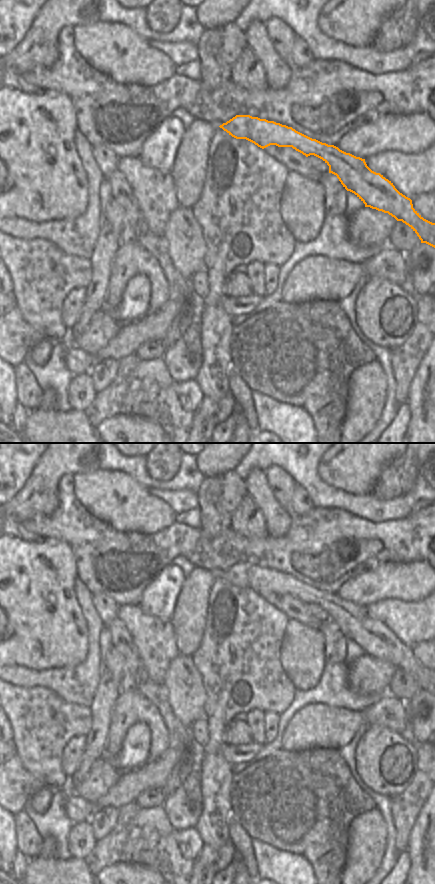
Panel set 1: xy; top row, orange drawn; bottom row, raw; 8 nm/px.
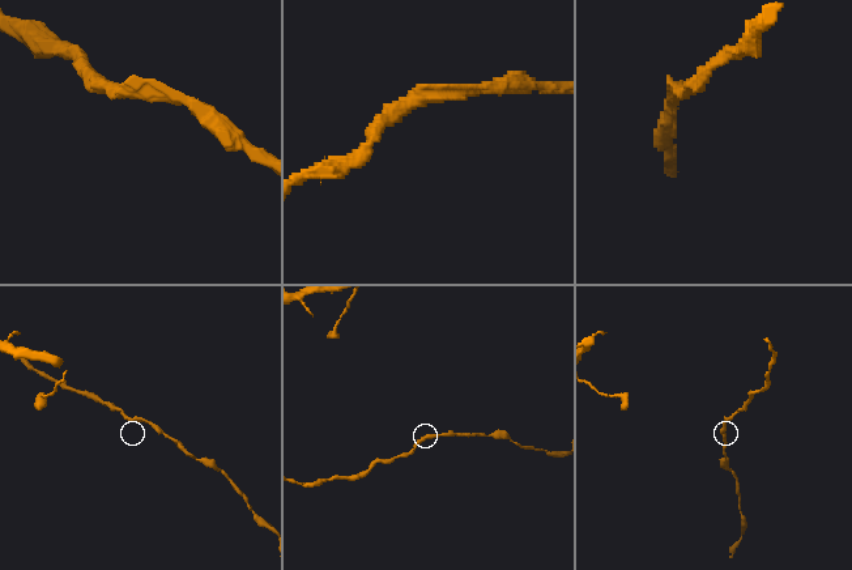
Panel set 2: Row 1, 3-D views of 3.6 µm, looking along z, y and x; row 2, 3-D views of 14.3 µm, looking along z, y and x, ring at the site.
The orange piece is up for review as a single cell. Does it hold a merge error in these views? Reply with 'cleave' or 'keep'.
keep

